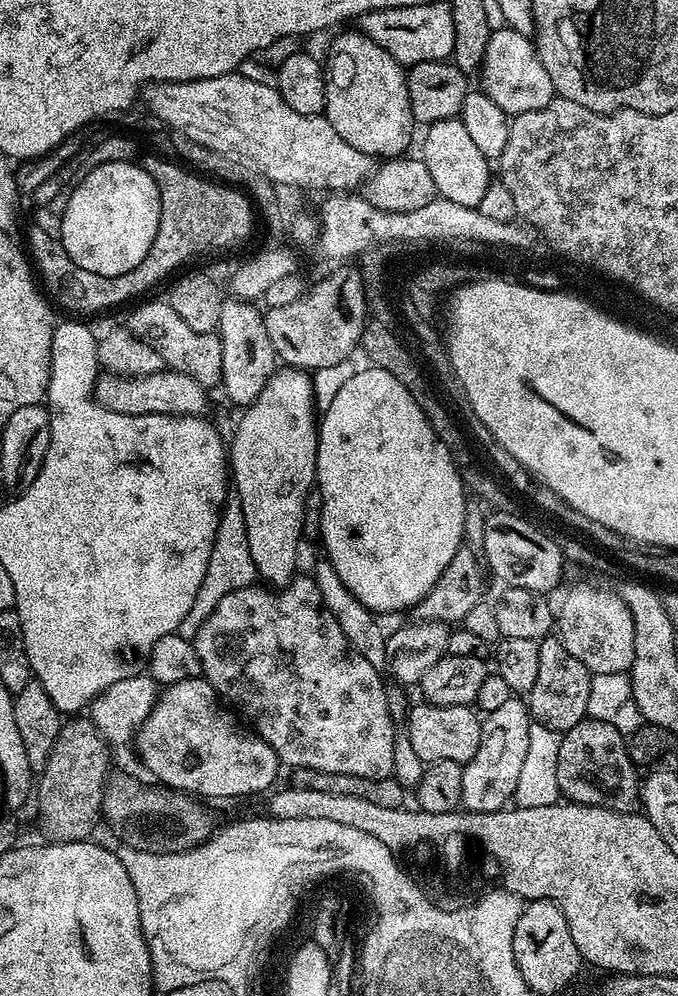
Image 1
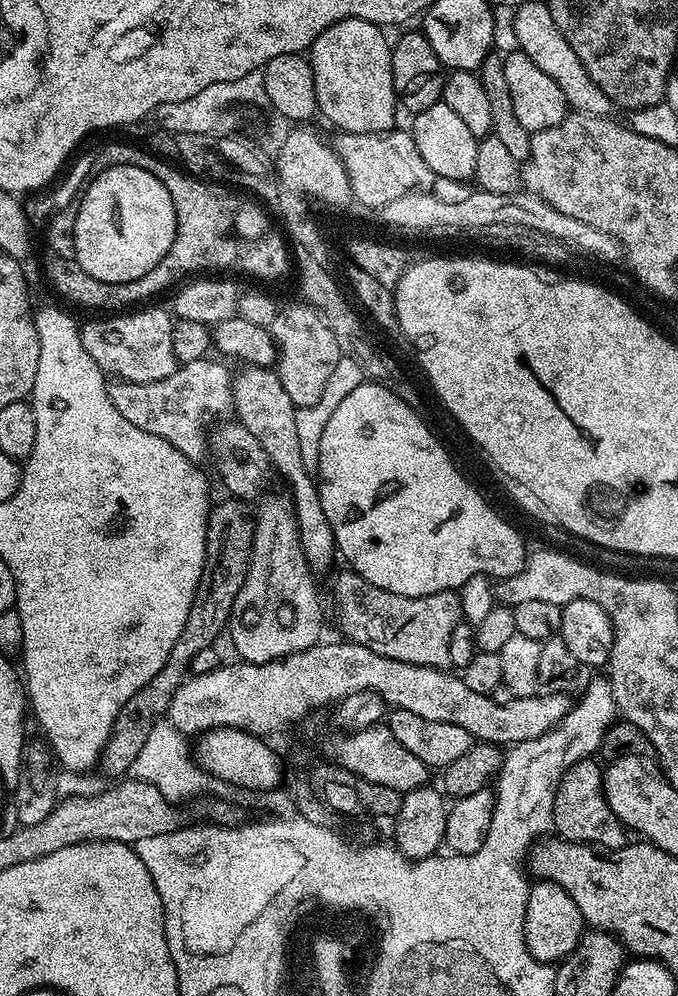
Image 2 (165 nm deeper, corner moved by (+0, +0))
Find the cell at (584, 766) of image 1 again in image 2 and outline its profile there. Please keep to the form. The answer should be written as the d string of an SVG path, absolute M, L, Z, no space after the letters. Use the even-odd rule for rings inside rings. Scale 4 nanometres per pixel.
M592 758L579 760L577 764L566 770L554 798L552 827L559 839L568 840L572 844L591 844L593 848L611 854L619 848L625 848L630 843L630 836L624 825L620 823L620 819L614 814L614 810L606 802L604 797L604 773L601 765L596 765L594 761L595 759Z

